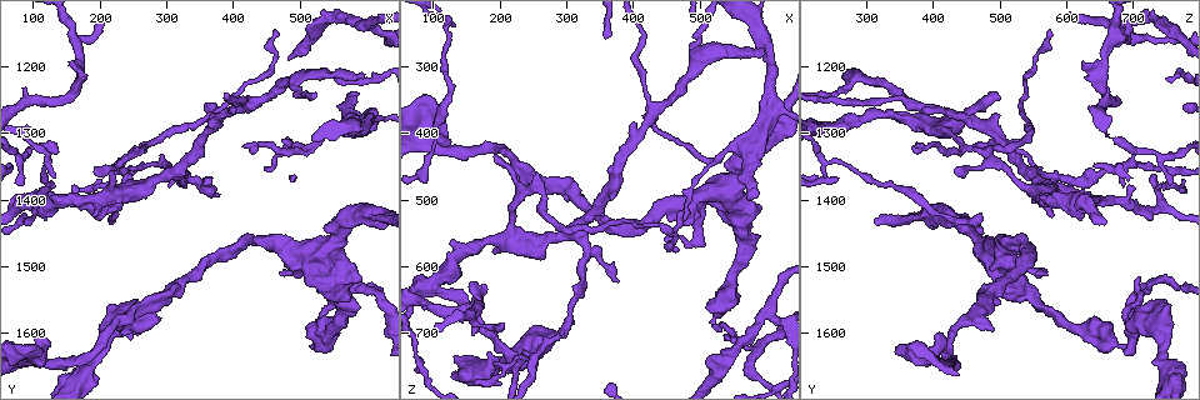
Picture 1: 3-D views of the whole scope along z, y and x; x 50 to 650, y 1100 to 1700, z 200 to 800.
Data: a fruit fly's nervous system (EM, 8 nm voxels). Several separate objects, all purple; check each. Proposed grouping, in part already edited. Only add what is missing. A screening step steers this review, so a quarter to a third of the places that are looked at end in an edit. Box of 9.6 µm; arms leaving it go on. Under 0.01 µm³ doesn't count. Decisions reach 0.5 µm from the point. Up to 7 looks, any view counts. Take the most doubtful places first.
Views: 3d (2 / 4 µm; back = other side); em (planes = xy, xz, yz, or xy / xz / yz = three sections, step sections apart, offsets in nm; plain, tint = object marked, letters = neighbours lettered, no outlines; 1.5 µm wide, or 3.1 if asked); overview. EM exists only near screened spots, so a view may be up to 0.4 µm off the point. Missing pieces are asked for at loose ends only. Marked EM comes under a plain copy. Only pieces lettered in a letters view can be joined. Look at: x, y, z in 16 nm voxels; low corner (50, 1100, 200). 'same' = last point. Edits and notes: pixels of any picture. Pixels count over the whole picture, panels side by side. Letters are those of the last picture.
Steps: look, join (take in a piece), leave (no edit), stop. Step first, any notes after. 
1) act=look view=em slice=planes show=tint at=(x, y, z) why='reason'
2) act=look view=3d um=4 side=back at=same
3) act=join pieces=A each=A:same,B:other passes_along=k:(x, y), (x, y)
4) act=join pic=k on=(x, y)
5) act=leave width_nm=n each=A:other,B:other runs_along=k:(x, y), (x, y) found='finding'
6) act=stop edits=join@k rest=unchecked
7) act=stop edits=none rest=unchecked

act=look view=3d um=2 at=(590, 1245, 495) why='free end'

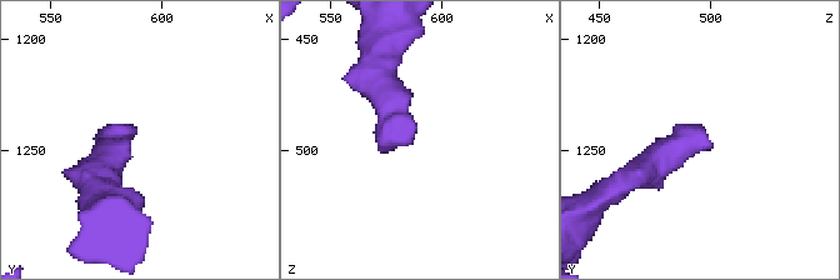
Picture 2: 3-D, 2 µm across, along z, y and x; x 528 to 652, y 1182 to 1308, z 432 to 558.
act=look view=em slice=planes show=letters at=(588, 1243, 489) why='now the EM'

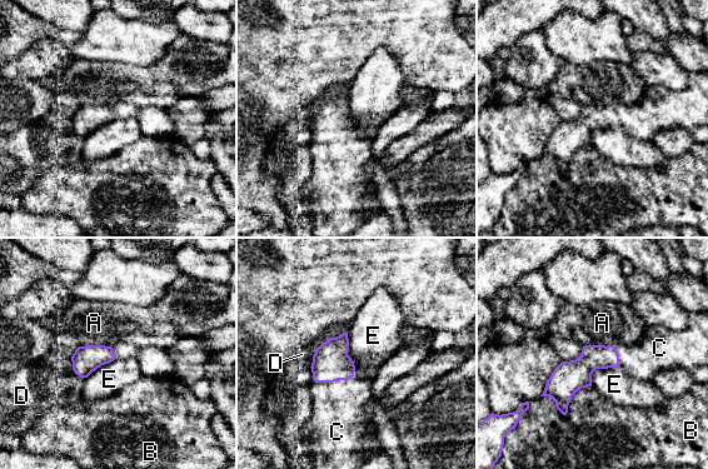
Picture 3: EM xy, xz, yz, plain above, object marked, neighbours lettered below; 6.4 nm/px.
act=join pieces=C width_nm=140 each=A:other,B:other,C:same,D:other,E:other passes_along=3:(330, 363), (325, 382), (338, 418) found='the neuron continues'

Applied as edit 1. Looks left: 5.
act=look view=em slice=planes show=letters at=(230, 1595, 490) why='free end'

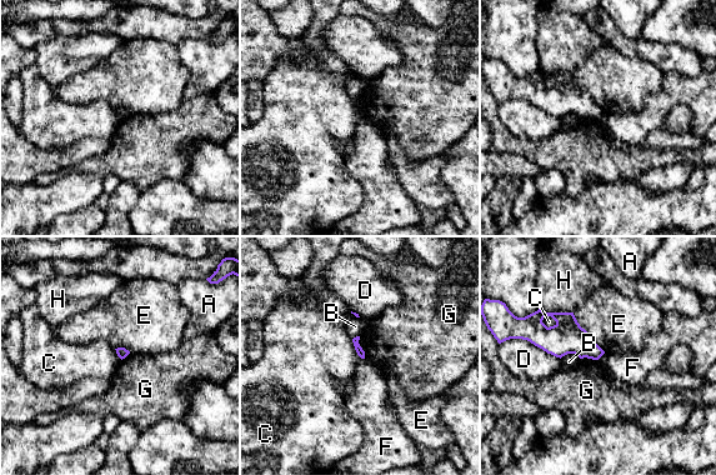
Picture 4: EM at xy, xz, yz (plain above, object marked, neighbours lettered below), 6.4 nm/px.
act=leave each=A:other,B:other,C:other,D:other,E:other,F:other,G:other,H:other border=4:(541, 320), (547, 326), (556, 324) found='none of them fits'

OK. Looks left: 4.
act=look view=em slice=planes show=letters at=(595, 1215, 285) why='branch stops here'

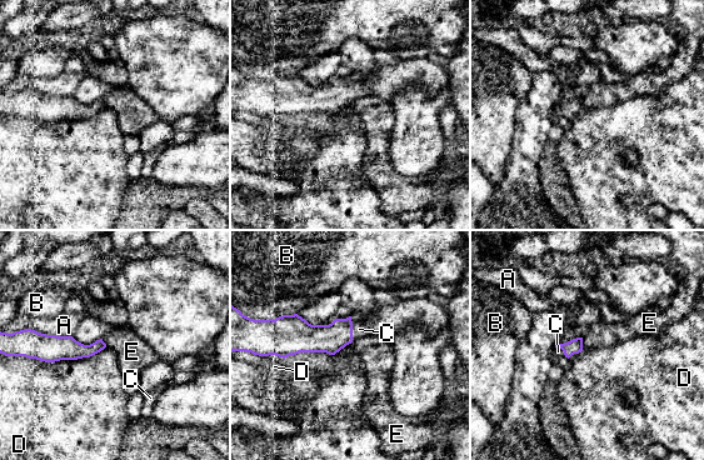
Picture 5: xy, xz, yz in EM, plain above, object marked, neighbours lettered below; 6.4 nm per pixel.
act=join pieces=C each=A:other,B:other,C:same,D:other,E:other found='it goes on there'

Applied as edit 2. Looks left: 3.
act=stop edits=join@3,join@5 rest=unchecked

